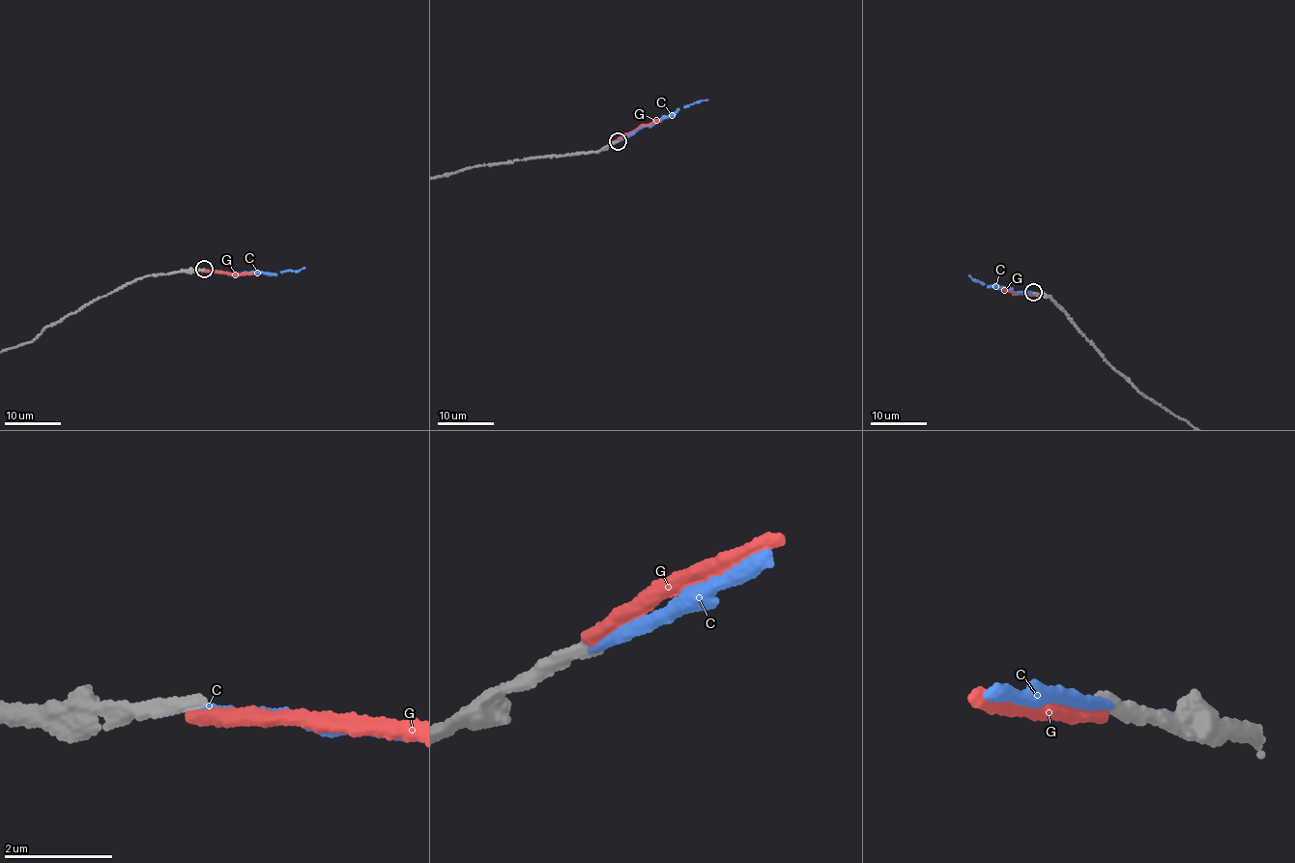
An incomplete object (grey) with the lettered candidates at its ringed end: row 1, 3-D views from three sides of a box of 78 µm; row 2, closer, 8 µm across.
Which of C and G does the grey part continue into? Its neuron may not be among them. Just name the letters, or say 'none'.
none

